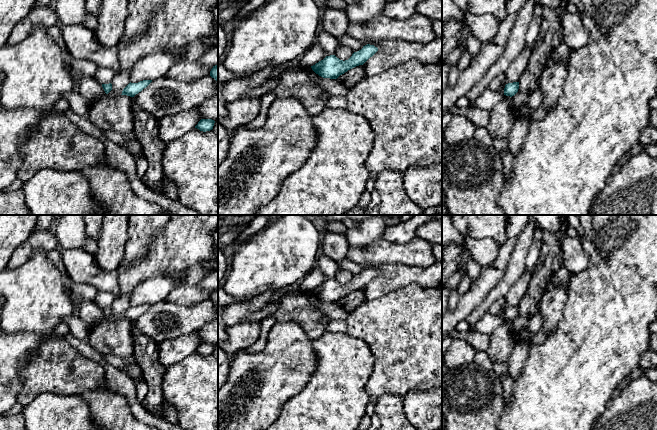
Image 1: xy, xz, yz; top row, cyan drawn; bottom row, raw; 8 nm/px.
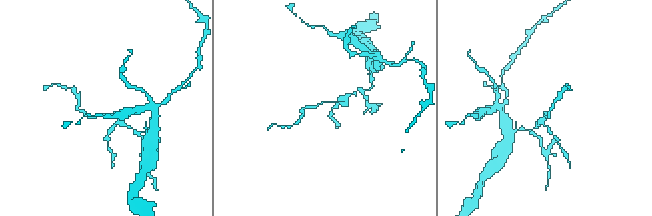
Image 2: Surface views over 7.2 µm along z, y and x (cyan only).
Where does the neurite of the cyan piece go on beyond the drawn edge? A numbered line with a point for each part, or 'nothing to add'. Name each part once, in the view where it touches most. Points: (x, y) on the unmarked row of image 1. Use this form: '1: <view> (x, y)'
nothing to add

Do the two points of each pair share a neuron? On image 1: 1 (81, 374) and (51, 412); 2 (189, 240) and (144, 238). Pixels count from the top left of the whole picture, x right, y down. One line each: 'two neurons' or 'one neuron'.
1: two neurons
2: two neurons

